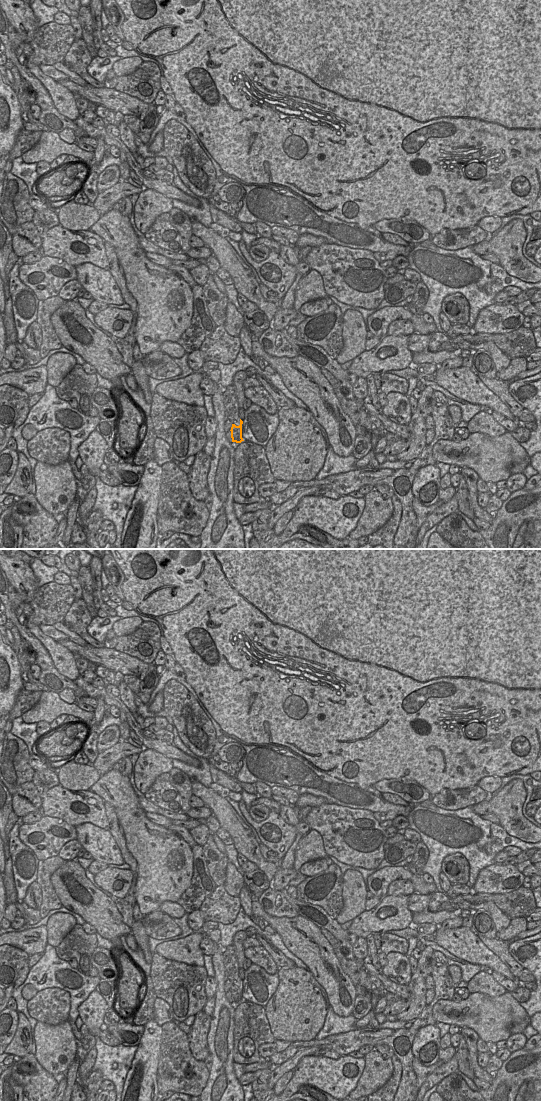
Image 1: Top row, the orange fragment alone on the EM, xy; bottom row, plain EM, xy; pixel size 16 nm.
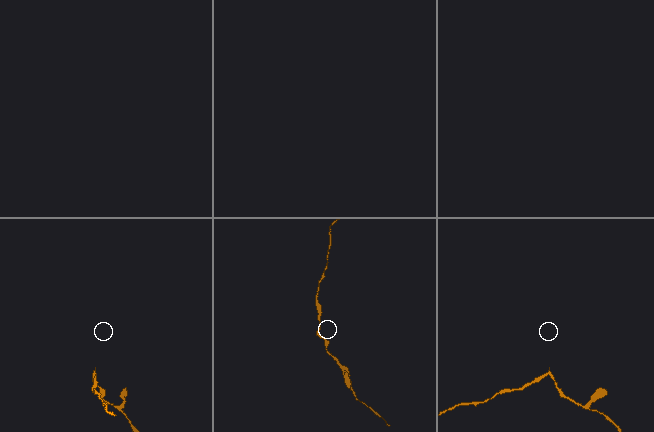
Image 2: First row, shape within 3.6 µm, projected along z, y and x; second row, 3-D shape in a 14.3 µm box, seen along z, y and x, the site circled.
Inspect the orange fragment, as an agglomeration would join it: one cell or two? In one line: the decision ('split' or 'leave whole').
split

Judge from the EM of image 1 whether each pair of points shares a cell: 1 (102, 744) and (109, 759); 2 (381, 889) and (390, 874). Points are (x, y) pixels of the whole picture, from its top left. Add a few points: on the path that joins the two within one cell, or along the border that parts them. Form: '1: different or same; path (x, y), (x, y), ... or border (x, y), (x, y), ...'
1: different; border (120, 740), (99, 752)
2: same; path (381, 885), (386, 878)

